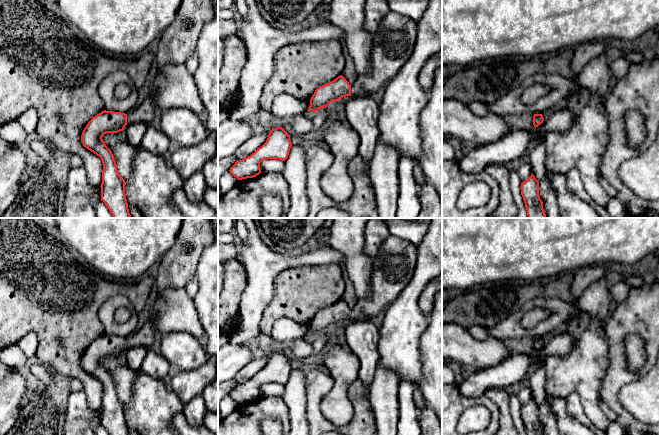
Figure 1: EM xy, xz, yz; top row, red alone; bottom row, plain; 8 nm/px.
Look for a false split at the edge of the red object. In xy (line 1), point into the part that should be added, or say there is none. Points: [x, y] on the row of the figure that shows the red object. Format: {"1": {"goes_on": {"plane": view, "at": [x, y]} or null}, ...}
{"1": {"goes_on": {"plane": "xy", "at": [145, 112]}}}

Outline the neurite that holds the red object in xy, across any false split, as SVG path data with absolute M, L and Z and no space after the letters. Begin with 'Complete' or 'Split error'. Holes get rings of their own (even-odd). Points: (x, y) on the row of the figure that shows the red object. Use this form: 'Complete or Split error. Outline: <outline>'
Split error. Outline: M149 94L143 103L129 113L102 111L94 116L84 128L81 141L85 148L99 156L103 163L101 201L105 203L113 218L132 218L125 194L125 180L119 175L116 161L102 137L106 133L123 131L127 124L149 123L157 104Z

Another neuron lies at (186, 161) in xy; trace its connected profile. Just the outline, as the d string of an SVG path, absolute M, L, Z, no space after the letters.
M209 132L201 143L189 147L174 147L169 154L169 163L185 182L191 175L201 171L217 153L217 133Z

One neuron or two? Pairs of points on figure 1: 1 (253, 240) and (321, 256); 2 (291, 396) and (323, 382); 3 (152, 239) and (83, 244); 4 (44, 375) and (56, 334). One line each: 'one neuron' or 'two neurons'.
1: one neuron
2: two neurons
3: one neuron
4: two neurons

